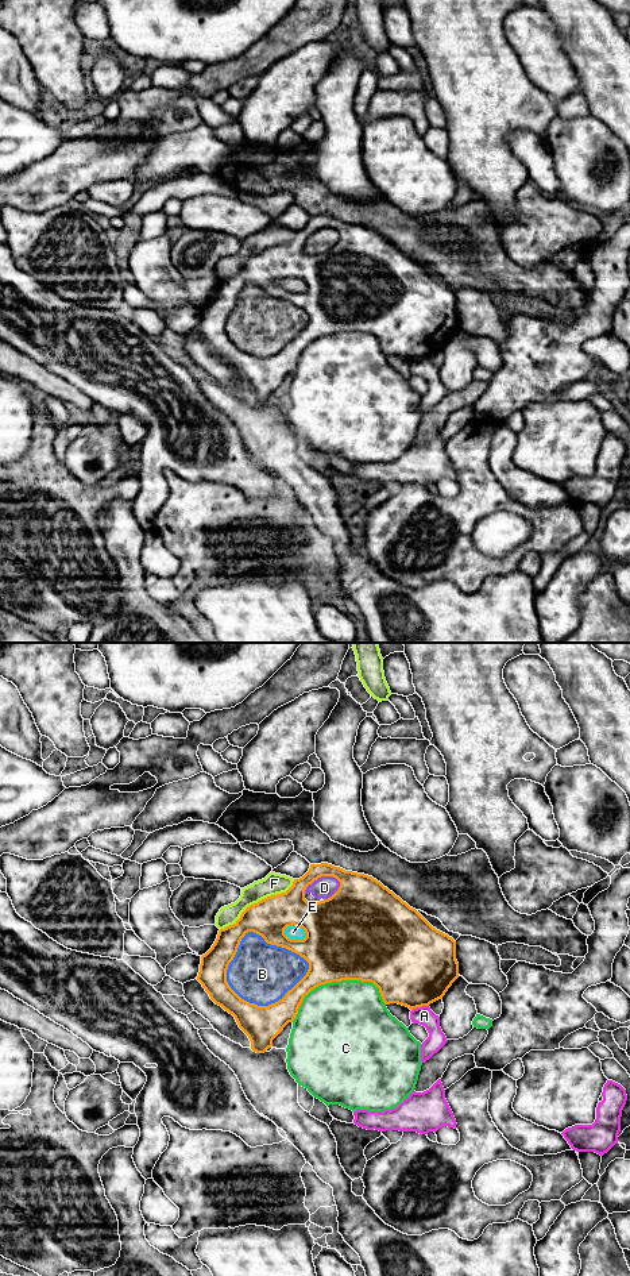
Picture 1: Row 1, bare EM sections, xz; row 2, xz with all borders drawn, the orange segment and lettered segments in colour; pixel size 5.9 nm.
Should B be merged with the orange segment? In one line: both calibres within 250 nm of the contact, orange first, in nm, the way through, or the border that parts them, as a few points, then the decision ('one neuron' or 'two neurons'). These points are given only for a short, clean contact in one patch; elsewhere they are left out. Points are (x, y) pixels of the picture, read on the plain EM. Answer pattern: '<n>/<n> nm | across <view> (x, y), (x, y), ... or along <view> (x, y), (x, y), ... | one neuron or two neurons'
220/360 nm | two neurons

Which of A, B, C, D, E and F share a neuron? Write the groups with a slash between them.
A / B D E / C / F

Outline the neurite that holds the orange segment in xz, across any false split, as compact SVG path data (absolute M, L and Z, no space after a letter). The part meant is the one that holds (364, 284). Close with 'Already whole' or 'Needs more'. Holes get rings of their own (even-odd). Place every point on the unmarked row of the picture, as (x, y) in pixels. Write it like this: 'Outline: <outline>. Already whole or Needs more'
Outline: M321 215L310 216L309 223L294 231L286 244L248 258L233 277L220 281L212 300L201 308L197 332L216 356L235 369L239 379L248 388L251 401L264 405L283 379L294 373L304 350L321 336L341 332L371 334L379 340L386 356L398 355L413 362L442 351L457 329L456 293L452 289L433 280L416 261L372 228ZM321 228L336 230L340 234L339 242L328 251L308 254L306 239ZM293 277L305 282L304 292L291 292L285 286L285 281ZM248 284L309 315L306 327L282 351L268 358L241 351L227 334L228 317Z. Already whole

